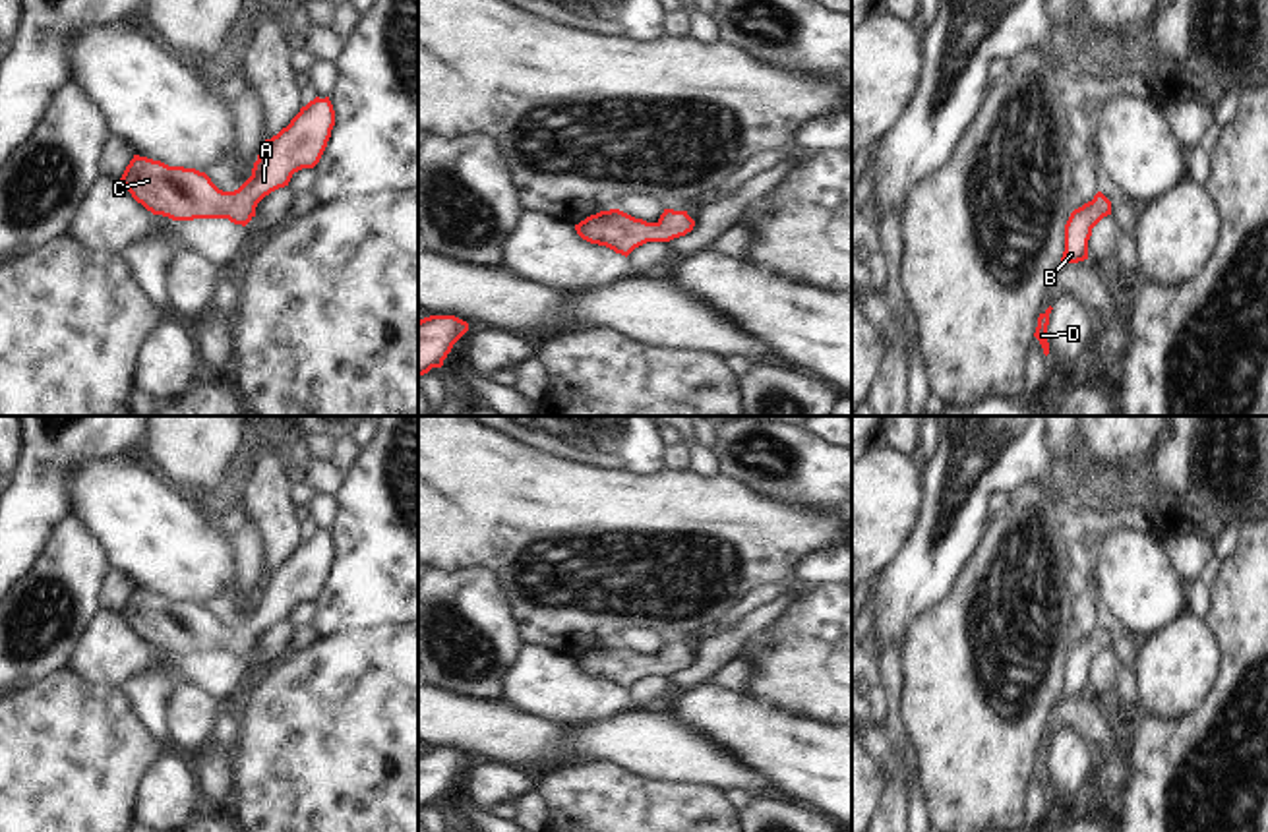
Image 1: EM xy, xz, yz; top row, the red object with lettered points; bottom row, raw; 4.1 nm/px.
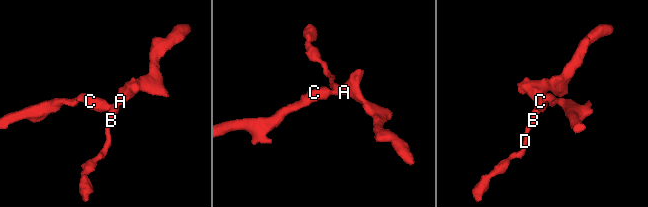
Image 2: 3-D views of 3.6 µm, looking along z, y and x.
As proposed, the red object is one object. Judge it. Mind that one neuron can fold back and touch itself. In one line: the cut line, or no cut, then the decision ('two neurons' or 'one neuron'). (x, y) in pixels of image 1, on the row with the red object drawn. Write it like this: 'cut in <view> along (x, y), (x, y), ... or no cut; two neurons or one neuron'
no cut; one neuron

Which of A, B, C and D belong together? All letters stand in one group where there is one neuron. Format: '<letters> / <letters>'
A B C D

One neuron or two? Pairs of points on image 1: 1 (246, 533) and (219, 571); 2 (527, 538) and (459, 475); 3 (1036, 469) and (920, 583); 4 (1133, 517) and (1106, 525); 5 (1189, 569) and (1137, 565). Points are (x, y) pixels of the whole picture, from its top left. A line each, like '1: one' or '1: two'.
1: two
2: one
3: one
4: one
5: two

